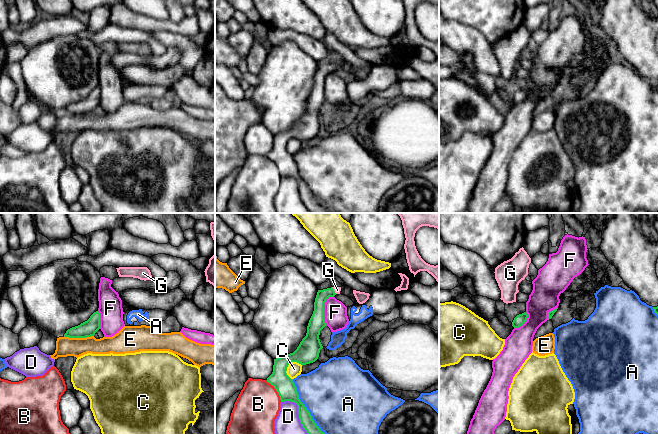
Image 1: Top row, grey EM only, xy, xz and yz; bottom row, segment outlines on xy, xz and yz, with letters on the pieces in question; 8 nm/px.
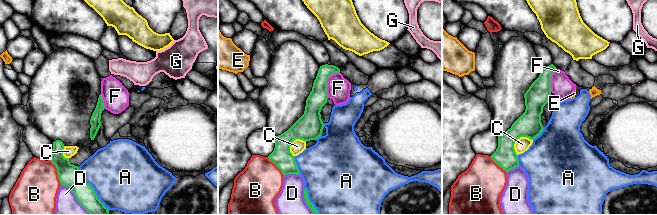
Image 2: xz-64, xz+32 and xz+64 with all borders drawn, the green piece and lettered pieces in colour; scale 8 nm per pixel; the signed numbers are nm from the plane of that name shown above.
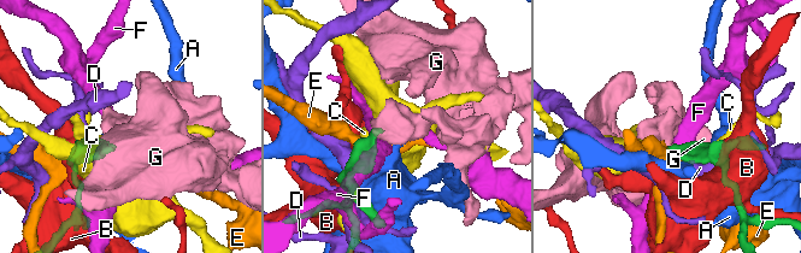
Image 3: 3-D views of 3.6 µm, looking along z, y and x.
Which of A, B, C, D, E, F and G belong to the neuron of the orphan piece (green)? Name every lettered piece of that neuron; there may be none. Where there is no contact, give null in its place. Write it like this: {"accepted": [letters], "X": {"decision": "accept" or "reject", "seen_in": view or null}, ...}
{"accepted": ["G"], "A": {"decision": "reject", "seen_in": "xz"}, "B": {"decision": "reject", "seen_in": "xz"}, "C": {"decision": "reject", "seen_in": "xz"}, "D": {"decision": "reject", "seen_in": "xz"}, "E": {"decision": "reject", "seen_in": "xy"}, "F": {"decision": "reject", "seen_in": "xz"}, "G": {"decision": "accept", "seen_in": "xz"}}

